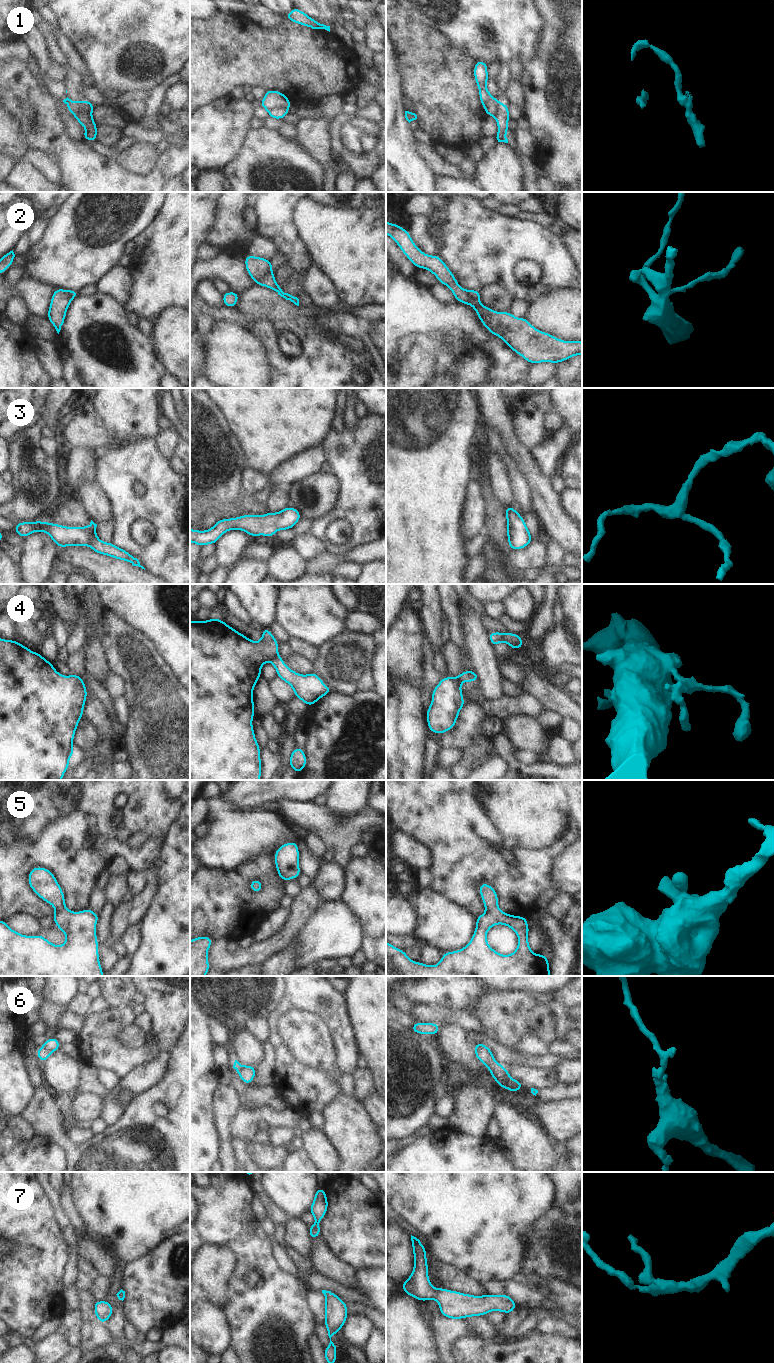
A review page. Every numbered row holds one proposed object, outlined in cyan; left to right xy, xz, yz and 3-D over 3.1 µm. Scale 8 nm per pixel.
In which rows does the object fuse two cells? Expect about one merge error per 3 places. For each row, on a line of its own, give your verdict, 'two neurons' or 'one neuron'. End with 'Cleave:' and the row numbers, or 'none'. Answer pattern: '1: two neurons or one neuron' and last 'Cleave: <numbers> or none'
1: two neurons
2: two neurons
3: two neurons
4: two neurons
5: one neuron
6: one neuron
7: one neuron
Cleave: 1, 2, 3, 4

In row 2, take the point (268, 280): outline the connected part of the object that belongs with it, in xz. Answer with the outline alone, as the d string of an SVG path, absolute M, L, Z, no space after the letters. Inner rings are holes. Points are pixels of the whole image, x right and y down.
M267 272L261 280L257 281L256 284L258 286L266 286L270 290L276 291L281 297L285 298L286 300L290 300L295 305L299 306L299 299L284 292L281 286L276 283L274 272Z

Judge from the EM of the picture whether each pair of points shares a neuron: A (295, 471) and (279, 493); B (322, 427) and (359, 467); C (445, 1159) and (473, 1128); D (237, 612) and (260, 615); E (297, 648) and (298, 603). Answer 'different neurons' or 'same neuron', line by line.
A: different neurons
B: different neurons
C: different neurons
D: different neurons
E: different neurons

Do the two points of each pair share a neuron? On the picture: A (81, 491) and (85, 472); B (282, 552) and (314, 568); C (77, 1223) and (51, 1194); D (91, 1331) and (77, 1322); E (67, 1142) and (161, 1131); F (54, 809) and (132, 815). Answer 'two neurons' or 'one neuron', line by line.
A: two neurons
B: two neurons
C: two neurons
D: two neurons
E: one neuron
F: one neuron

